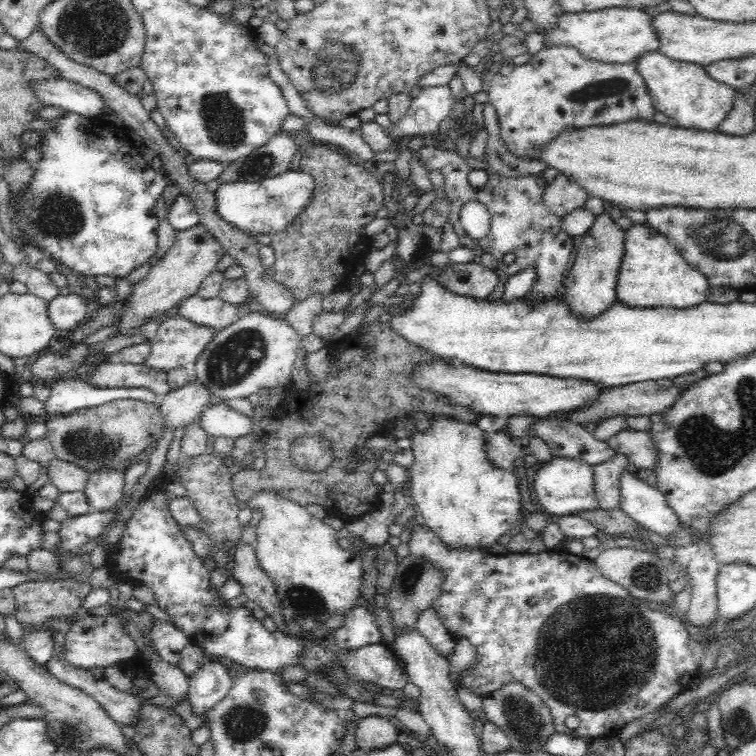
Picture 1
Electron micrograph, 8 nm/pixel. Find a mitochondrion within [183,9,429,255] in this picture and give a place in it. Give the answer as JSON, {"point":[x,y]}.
{"point":[335,60]}

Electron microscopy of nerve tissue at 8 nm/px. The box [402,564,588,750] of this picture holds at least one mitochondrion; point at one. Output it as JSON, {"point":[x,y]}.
{"point":[524,722]}

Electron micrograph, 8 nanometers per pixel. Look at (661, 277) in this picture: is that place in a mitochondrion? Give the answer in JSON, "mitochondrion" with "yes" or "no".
{"mitochondrion":"no"}

